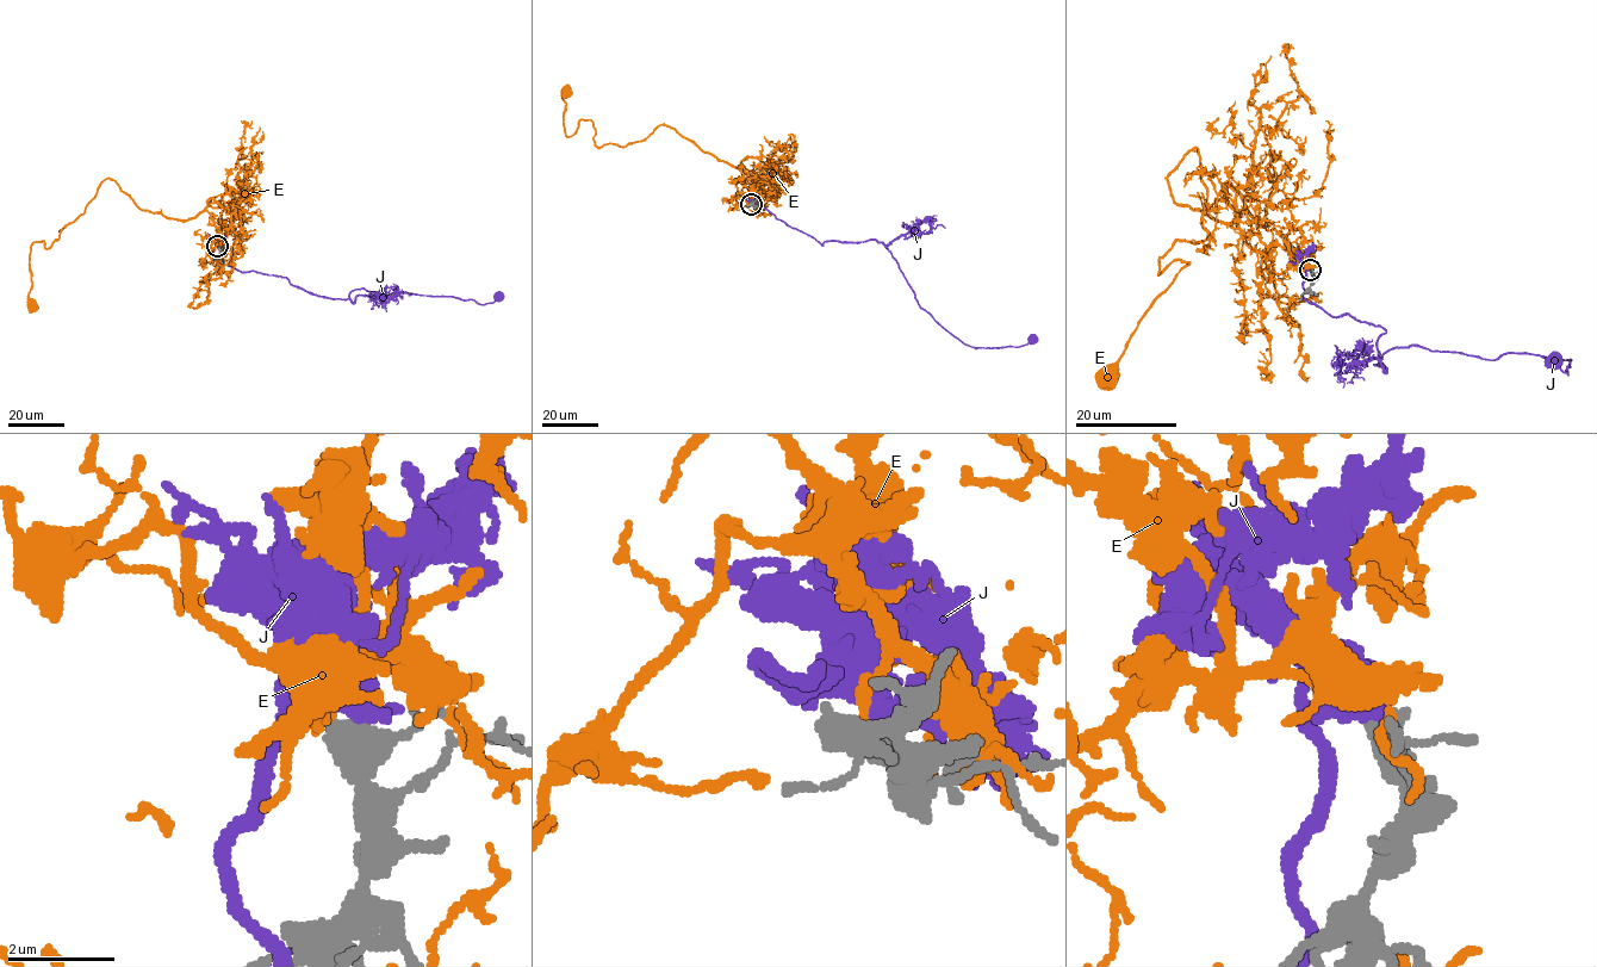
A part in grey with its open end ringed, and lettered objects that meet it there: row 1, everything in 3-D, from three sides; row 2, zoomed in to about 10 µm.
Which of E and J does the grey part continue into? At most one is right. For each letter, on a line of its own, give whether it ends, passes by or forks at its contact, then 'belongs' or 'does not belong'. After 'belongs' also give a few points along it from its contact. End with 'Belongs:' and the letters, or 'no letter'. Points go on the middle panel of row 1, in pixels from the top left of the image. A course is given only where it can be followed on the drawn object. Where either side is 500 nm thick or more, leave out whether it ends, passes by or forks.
E: it ends | does not belong
J: it ends | does not belong
Belongs: no letter

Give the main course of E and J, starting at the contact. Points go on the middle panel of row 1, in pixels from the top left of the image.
E: (751, 204), (754, 179), (675, 129), (597, 147), (583, 119), (566, 136), (567, 92)
J: (752, 204), (822, 246), (825, 241), (881, 241), (918, 304), (964, 343), (1019, 347), (1032, 340)

